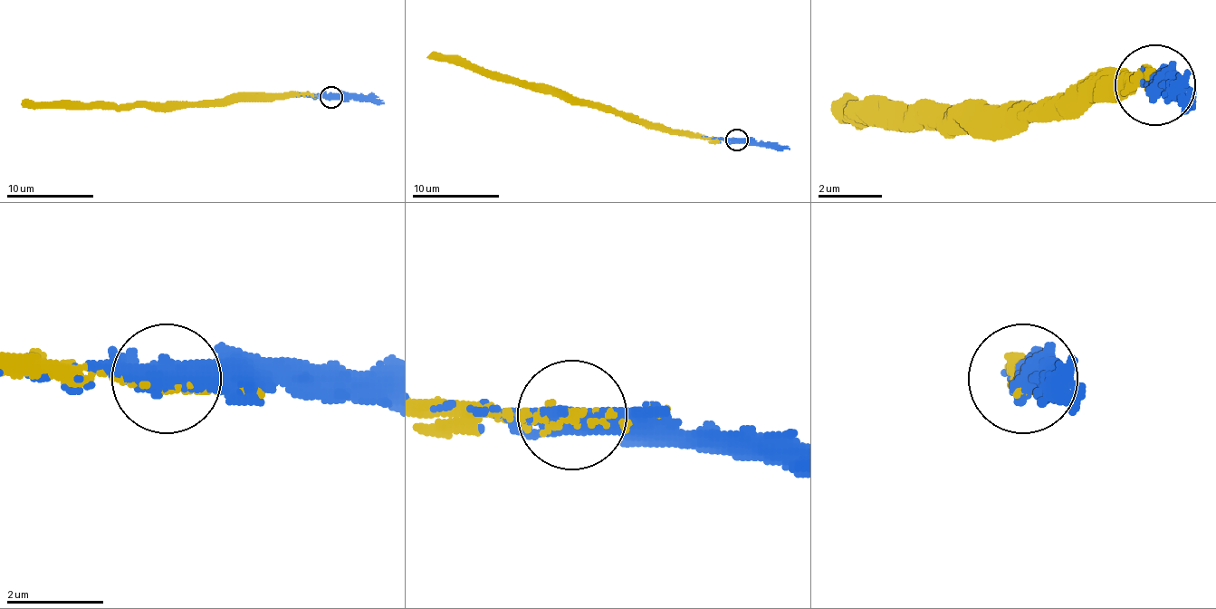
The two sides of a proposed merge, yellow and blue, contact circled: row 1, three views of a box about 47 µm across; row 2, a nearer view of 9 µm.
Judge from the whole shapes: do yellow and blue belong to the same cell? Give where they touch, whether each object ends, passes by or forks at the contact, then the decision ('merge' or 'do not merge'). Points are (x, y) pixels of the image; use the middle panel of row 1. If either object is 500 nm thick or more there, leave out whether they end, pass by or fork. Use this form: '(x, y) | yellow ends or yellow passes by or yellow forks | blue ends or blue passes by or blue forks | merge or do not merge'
(736, 140) | yellow passes by | blue passes by | merge

